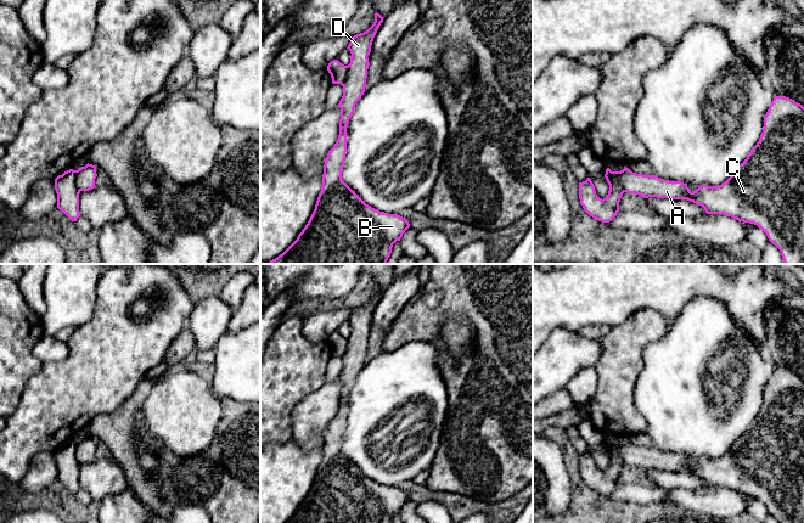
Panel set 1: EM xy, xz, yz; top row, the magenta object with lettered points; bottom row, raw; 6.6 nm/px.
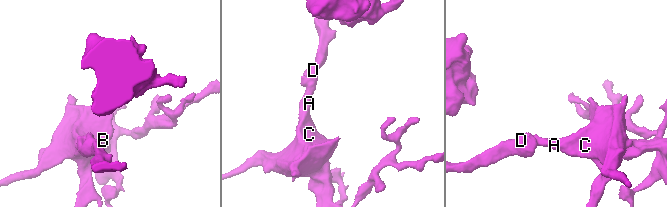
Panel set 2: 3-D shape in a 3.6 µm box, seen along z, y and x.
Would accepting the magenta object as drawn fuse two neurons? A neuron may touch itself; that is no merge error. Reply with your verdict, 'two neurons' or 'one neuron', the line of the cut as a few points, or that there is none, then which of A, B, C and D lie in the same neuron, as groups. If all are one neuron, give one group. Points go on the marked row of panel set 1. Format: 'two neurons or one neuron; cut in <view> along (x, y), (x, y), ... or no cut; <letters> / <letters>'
one neuron; no cut; A B C D

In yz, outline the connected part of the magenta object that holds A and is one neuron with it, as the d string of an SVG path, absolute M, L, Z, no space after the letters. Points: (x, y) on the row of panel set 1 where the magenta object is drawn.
M774 96L764 117L759 141L731 176L718 186L701 185L691 192L681 181L669 181L654 175L632 173L626 167L620 171L606 169L609 185L606 198L596 195L590 178L579 182L579 199L594 219L609 223L619 212L624 192L645 198L687 199L704 208L707 214L724 214L761 229L782 255L783 264L804 264L804 107L786 96Z

